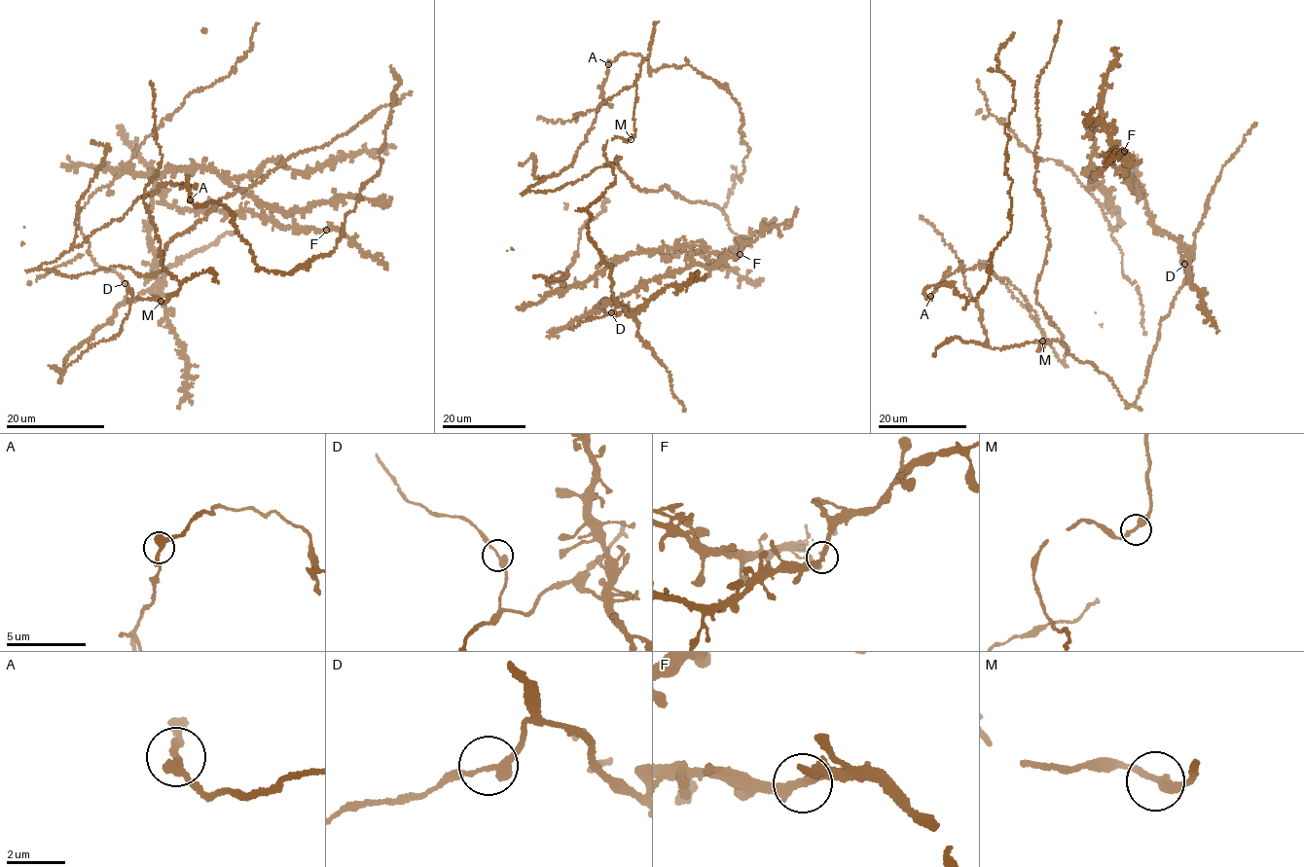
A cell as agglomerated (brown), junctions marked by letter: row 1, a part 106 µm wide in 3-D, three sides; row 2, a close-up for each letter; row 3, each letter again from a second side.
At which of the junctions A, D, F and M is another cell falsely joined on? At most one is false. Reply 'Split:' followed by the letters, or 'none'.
Split: none

